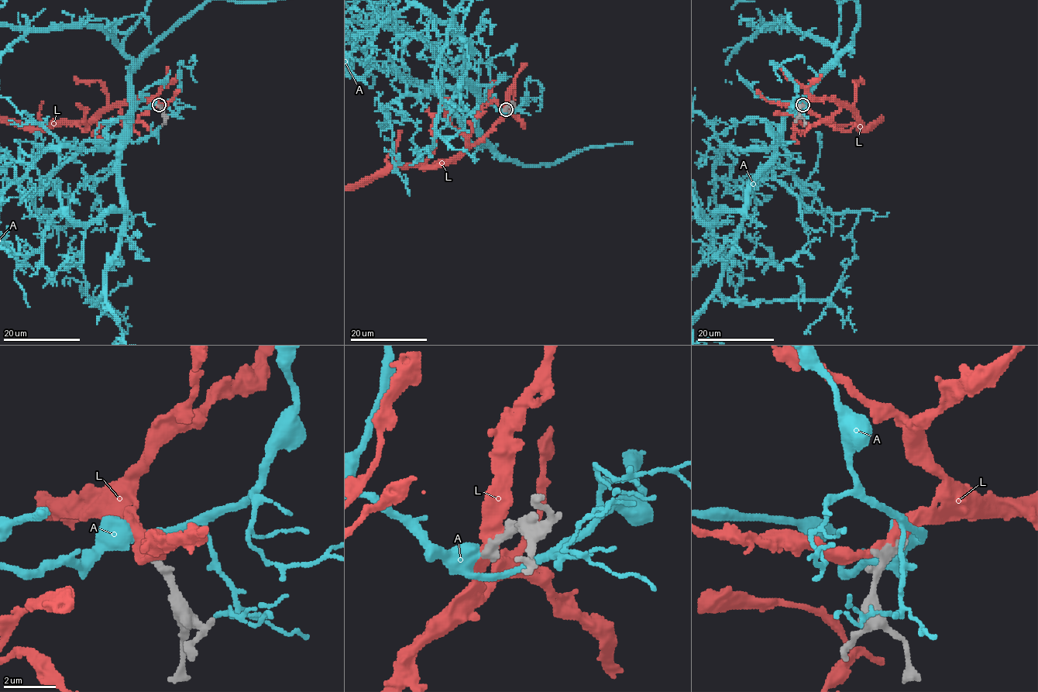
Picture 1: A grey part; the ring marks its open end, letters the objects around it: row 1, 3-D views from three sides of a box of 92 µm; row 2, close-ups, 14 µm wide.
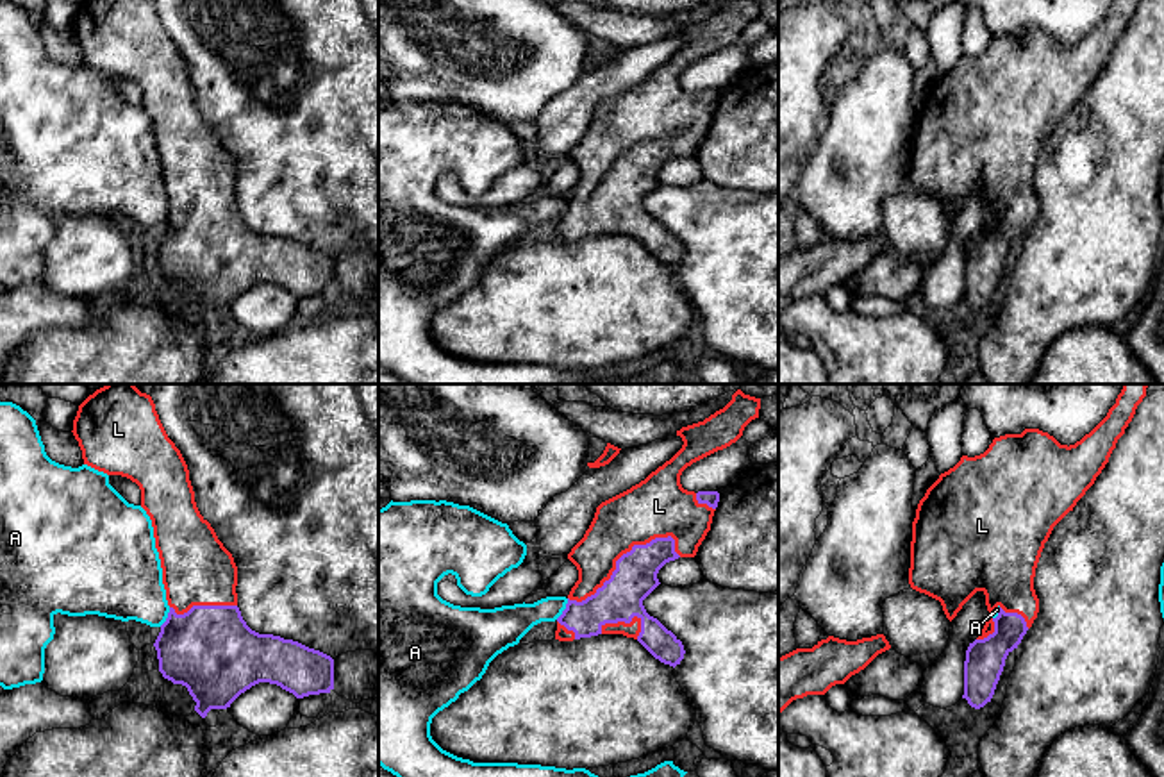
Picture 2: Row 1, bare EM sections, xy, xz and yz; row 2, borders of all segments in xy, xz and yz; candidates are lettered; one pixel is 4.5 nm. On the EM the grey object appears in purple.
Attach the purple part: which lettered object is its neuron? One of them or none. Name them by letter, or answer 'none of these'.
L

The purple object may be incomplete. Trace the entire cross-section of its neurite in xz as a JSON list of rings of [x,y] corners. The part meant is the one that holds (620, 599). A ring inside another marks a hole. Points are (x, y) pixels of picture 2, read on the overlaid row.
[[[737,389],[732,400],[703,422],[682,427],[682,448],[644,480],[602,502],[584,538],[568,559],[578,570],[578,581],[557,618],[555,639],[573,641],[598,634],[623,634],[637,639],[655,659],[677,666],[684,659],[682,641],[657,618],[650,616],[643,600],[661,584],[659,570],[678,557],[694,557],[711,531],[719,502],[718,491],[687,491],[680,484],[682,472],[693,463],[736,443],[744,427],[759,418],[761,398]]]

